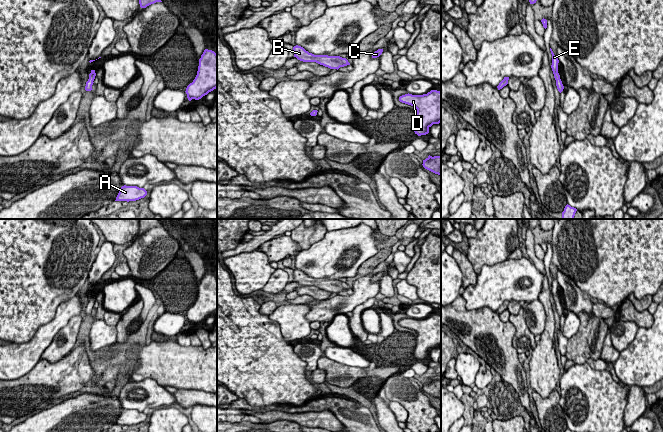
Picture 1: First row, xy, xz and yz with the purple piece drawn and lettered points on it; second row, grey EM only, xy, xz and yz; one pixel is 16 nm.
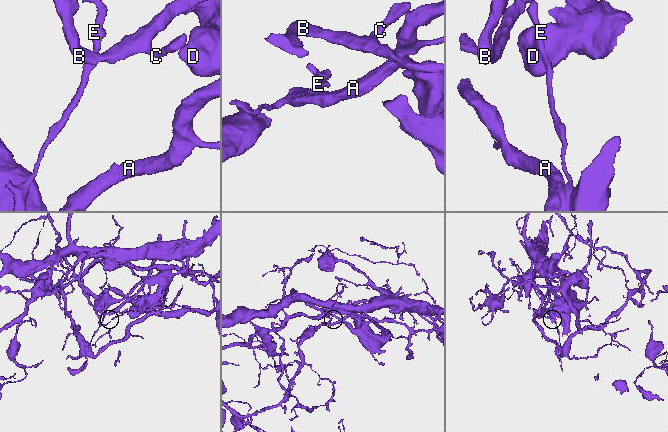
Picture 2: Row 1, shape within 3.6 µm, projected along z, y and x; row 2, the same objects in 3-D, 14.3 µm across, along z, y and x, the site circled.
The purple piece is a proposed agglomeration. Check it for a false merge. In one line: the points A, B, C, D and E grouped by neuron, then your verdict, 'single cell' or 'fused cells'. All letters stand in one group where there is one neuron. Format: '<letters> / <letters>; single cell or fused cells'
A / B C D E; fused cells

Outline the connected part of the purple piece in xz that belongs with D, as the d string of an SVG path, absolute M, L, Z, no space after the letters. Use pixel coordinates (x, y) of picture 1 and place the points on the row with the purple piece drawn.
M431 90L427 94L405 94L399 97L399 101L417 109L414 132L418 136L429 133L433 124L441 122L441 92Z

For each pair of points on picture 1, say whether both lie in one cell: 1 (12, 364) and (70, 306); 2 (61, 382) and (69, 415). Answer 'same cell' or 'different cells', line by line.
1: same cell
2: different cells

